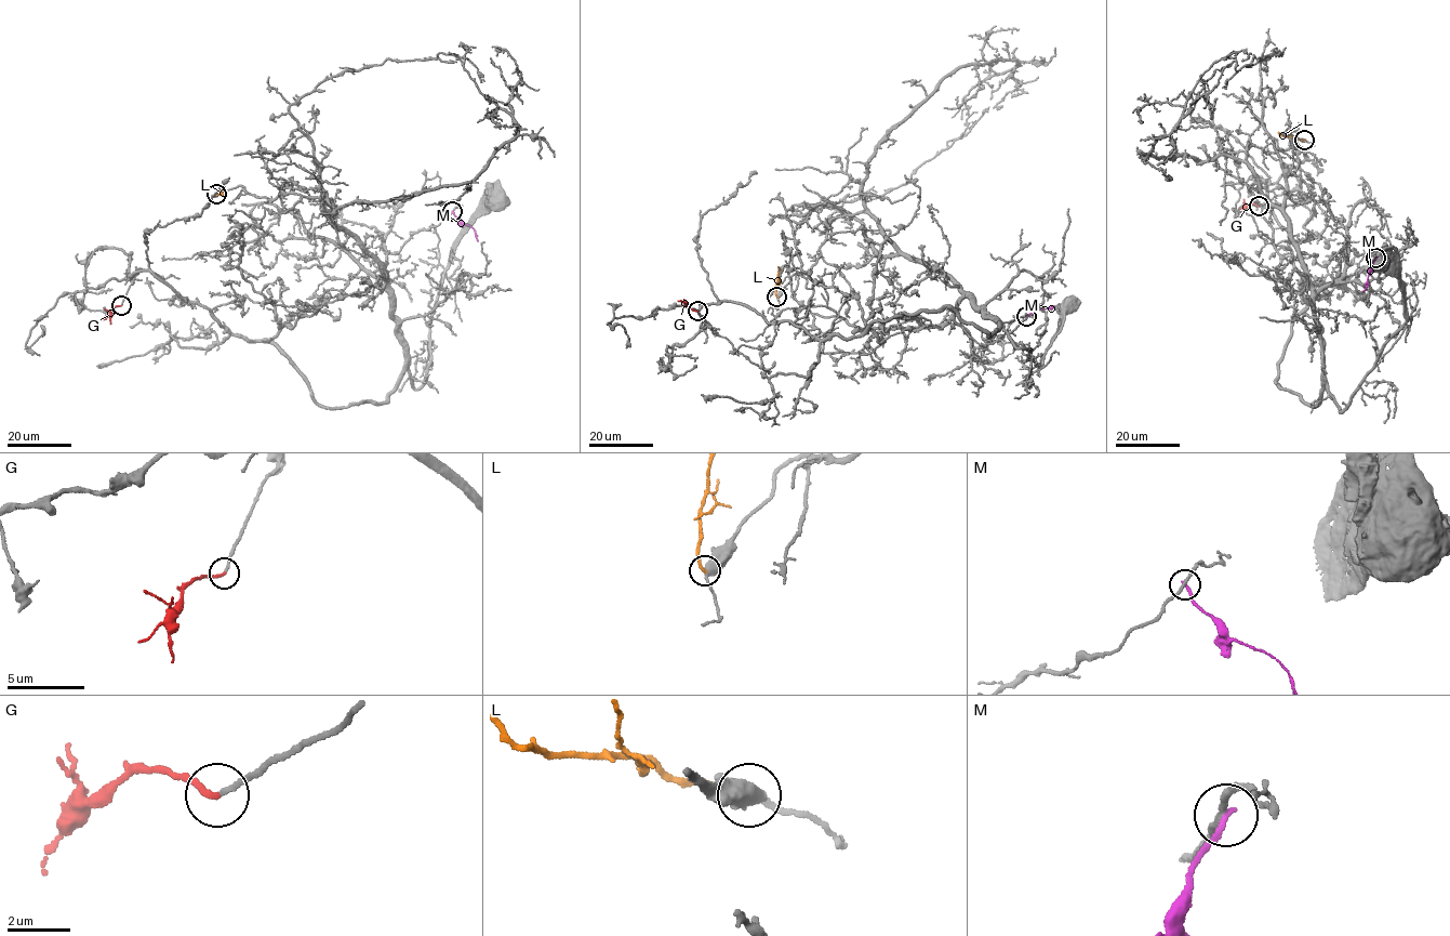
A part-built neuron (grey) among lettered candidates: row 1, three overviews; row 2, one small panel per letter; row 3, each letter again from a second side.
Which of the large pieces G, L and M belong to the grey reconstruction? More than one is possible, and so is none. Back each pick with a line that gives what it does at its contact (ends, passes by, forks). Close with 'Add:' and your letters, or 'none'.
G: it ends
L: it ends
Add: G, L

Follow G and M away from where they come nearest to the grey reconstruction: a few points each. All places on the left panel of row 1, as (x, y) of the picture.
G: (121, 305), (104, 319)
M: (452, 211), (473, 228), (478, 240)

